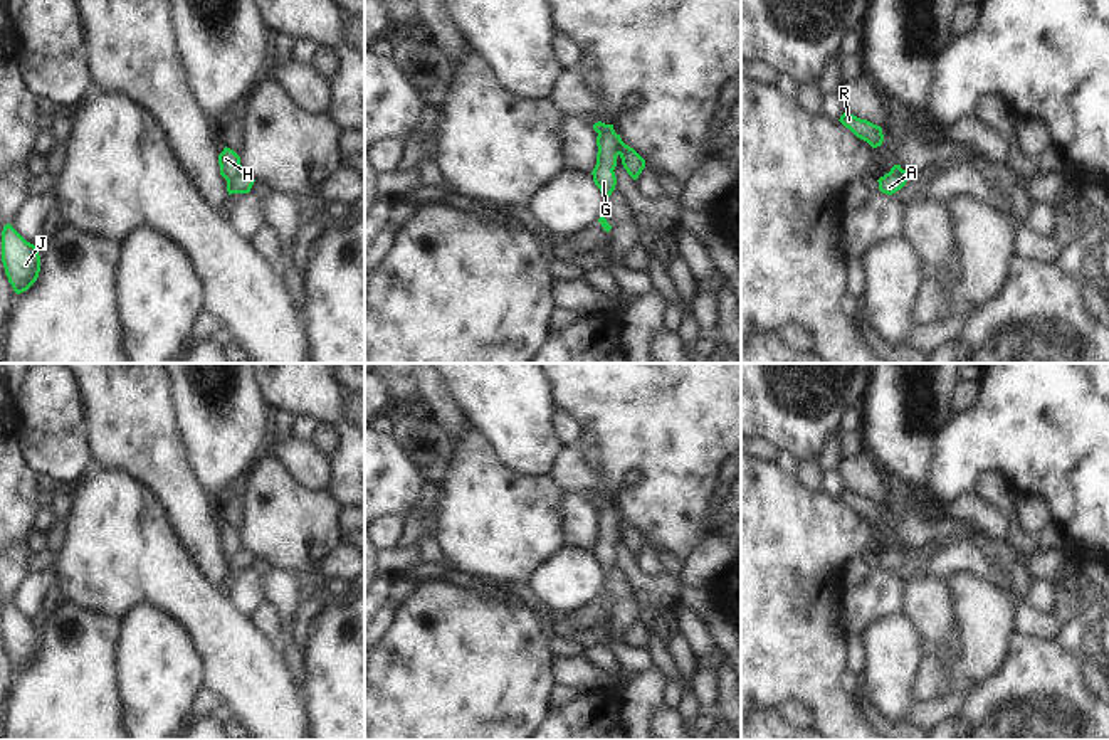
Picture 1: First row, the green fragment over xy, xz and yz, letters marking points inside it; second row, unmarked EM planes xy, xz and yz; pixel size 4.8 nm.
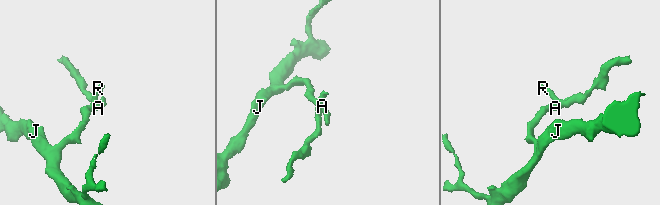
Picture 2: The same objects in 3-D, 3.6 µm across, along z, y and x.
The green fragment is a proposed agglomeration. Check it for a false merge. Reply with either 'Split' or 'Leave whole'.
Split.

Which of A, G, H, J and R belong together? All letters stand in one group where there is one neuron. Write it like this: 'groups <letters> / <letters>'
groups A J / G H R

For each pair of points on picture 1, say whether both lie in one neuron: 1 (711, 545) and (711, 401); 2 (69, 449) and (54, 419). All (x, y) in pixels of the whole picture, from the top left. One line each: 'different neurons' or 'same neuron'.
1: different neurons
2: different neurons

